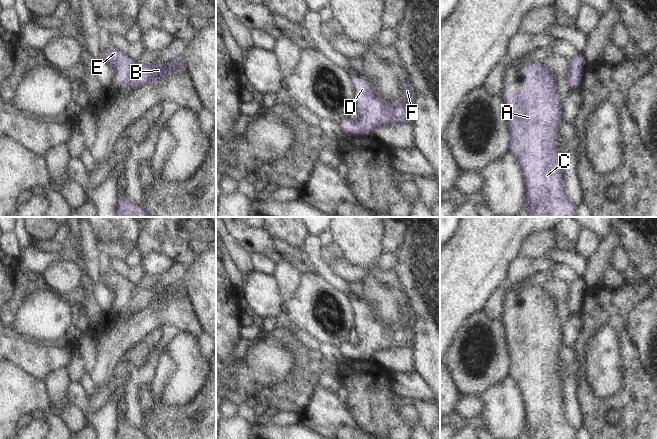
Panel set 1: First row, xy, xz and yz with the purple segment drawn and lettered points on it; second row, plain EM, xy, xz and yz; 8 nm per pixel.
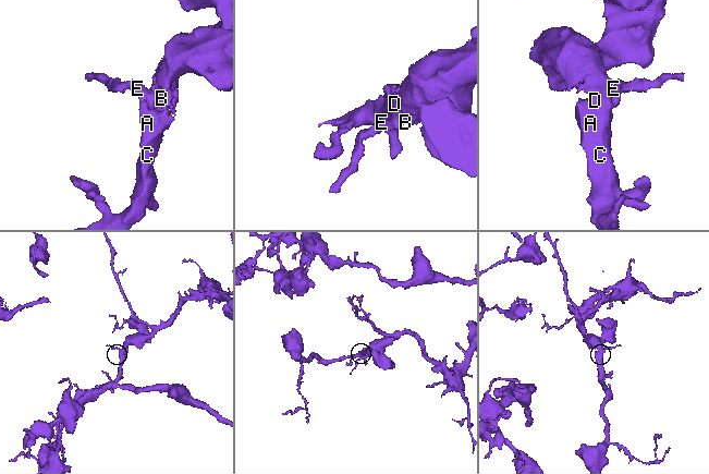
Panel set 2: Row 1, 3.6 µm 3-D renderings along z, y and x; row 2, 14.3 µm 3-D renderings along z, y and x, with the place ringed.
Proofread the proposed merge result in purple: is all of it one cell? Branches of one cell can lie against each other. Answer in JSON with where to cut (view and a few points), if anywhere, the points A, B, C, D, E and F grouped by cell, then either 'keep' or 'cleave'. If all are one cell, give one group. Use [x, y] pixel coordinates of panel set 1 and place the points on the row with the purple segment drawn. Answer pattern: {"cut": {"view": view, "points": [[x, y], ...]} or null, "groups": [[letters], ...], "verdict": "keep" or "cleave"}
{"cut": null, "groups": [["A", "B", "C", "D", "E", "F"]], "verdict": "keep"}

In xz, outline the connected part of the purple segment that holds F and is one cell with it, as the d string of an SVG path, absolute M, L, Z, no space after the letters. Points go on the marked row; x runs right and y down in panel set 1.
M350 59L351 74L356 90L356 106L360 117L357 121L347 119L342 122L342 130L346 136L371 135L377 127L407 123L414 112L414 91L409 81L404 78L402 91L404 97L393 105L381 101L369 80L354 79L354 59Z

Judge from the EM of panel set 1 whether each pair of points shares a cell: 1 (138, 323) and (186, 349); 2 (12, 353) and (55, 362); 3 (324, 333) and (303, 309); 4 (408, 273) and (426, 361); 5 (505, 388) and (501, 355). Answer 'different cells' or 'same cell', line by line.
1: different cells
2: same cell
3: same cell
4: same cell
5: different cells

